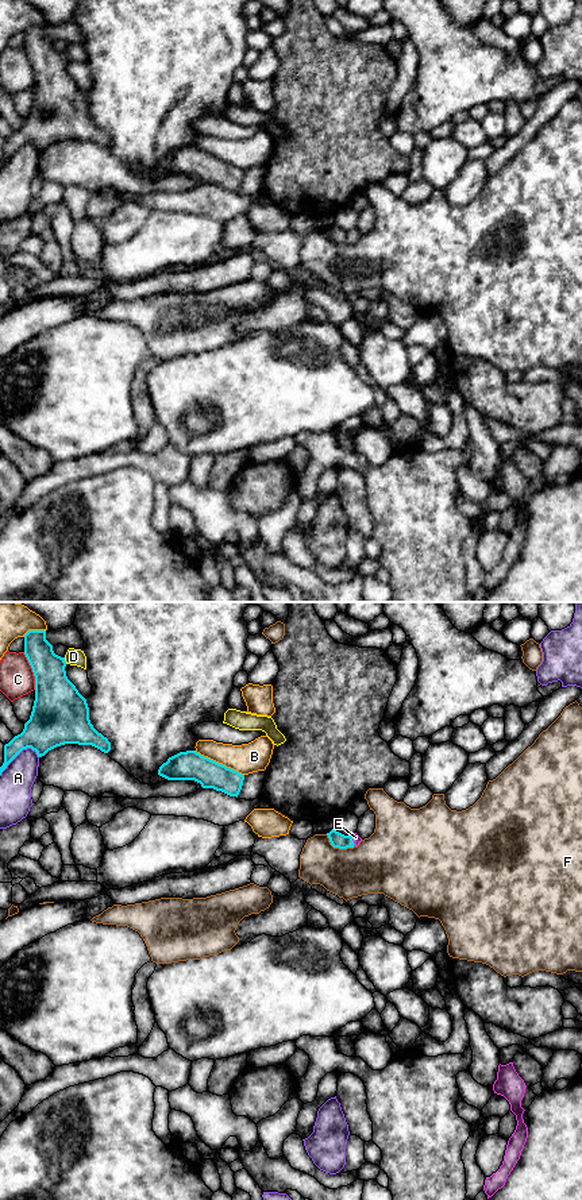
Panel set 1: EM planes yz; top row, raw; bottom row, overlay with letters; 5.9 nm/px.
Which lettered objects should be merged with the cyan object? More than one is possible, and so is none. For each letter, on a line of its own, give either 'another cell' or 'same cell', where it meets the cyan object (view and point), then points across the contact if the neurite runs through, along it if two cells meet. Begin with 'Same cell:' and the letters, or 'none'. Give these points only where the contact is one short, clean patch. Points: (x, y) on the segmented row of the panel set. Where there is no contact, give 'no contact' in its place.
Same cell: E
A: another cell; meets cyan in yz at (16, 755)
B: another cell; meets cyan in yz at (218, 763)
C: another cell; meets cyan in yz at (33, 671)
D: another cell; meets cyan in yz at (64, 660)
E: same cell; meets cyan in yz at (353, 841); runs through yz (338, 840), (353, 841), (355, 837)
F: another cell; meets cyan in yz at (338, 847)

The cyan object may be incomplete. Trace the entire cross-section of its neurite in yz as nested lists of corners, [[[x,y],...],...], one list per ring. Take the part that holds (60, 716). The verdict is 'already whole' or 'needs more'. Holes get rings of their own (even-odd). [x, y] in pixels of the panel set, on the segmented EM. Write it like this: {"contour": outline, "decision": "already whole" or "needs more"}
{"contour": [[[46,630],[24,634],[24,655],[35,676],[35,701],[23,732],[4,745],[0,775],[27,748],[38,757],[65,744],[92,745],[108,753],[111,742],[90,724],[86,699],[68,679],[65,657],[54,653]]], "decision": "already whole"}

